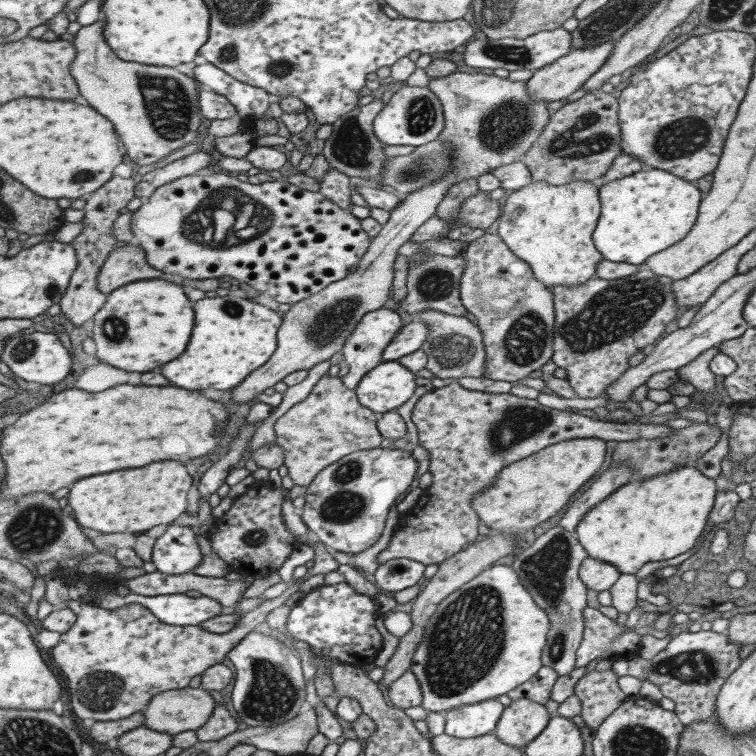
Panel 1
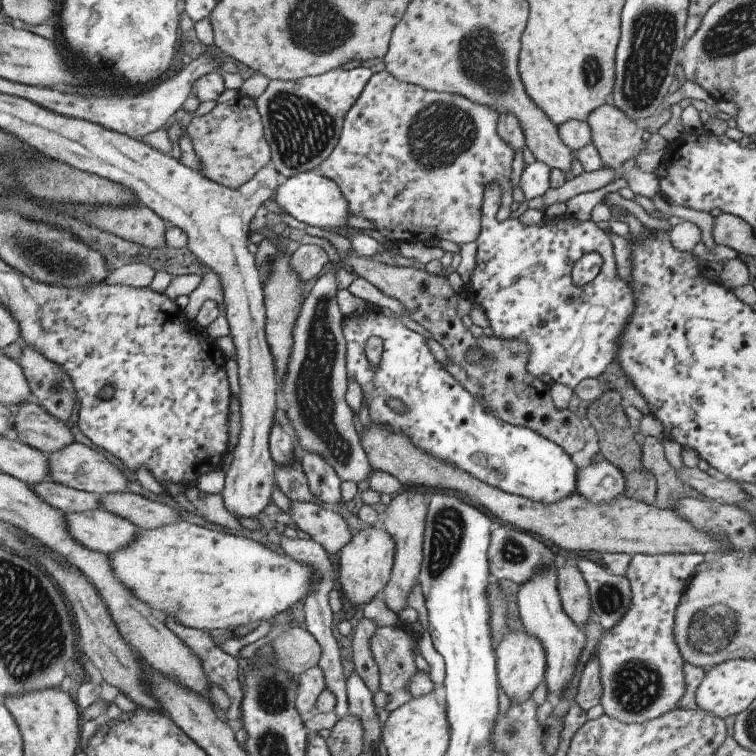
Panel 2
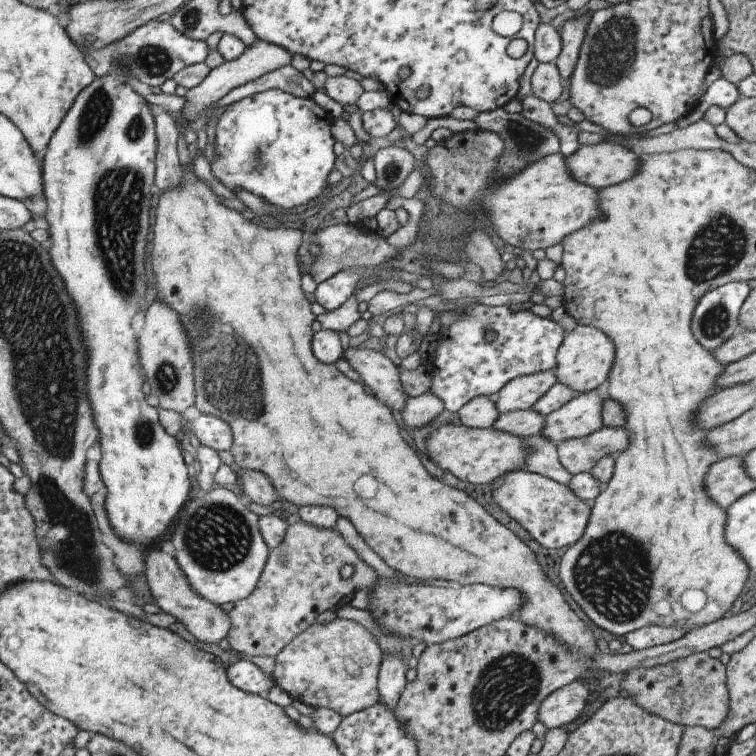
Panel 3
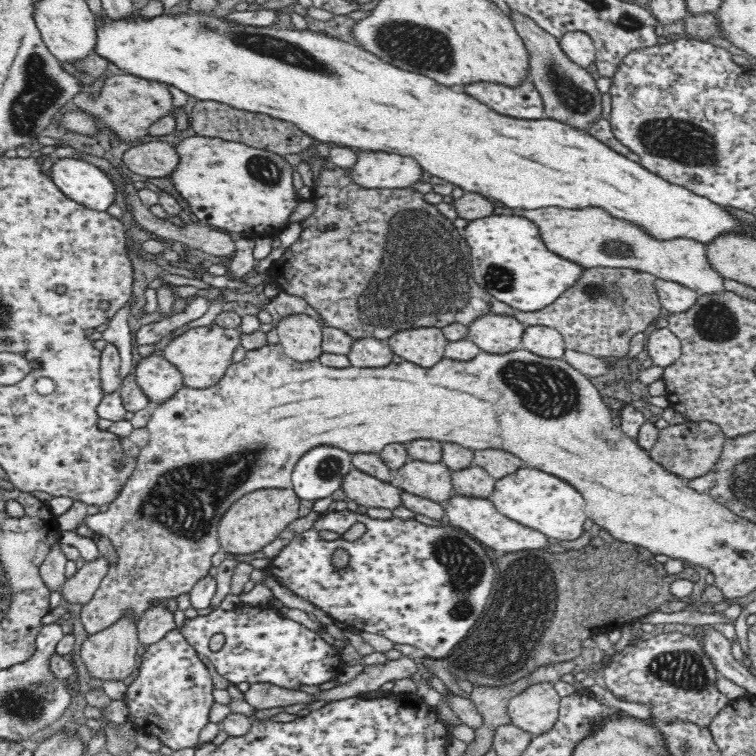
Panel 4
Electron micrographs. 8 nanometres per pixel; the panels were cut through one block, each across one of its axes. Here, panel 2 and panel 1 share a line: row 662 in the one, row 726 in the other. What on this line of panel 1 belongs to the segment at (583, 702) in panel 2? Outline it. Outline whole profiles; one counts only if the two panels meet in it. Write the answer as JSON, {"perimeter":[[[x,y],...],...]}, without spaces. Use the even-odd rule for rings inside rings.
{"perimeter":[[[610,669],[585,673],[572,694],[580,700],[580,716],[592,731],[627,698],[618,687],[618,676]]]}

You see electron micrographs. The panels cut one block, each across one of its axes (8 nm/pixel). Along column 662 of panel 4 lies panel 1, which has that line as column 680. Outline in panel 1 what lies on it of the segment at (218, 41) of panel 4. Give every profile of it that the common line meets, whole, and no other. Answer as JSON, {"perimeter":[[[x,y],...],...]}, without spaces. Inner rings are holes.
{"perimeter":[[[646,168],[611,182],[603,182],[599,184],[597,189],[600,211],[596,227],[592,232],[594,247],[605,260],[640,266],[643,265],[647,257],[678,243],[689,232],[696,221],[698,206],[703,197],[693,182],[687,182],[658,168]]]}

